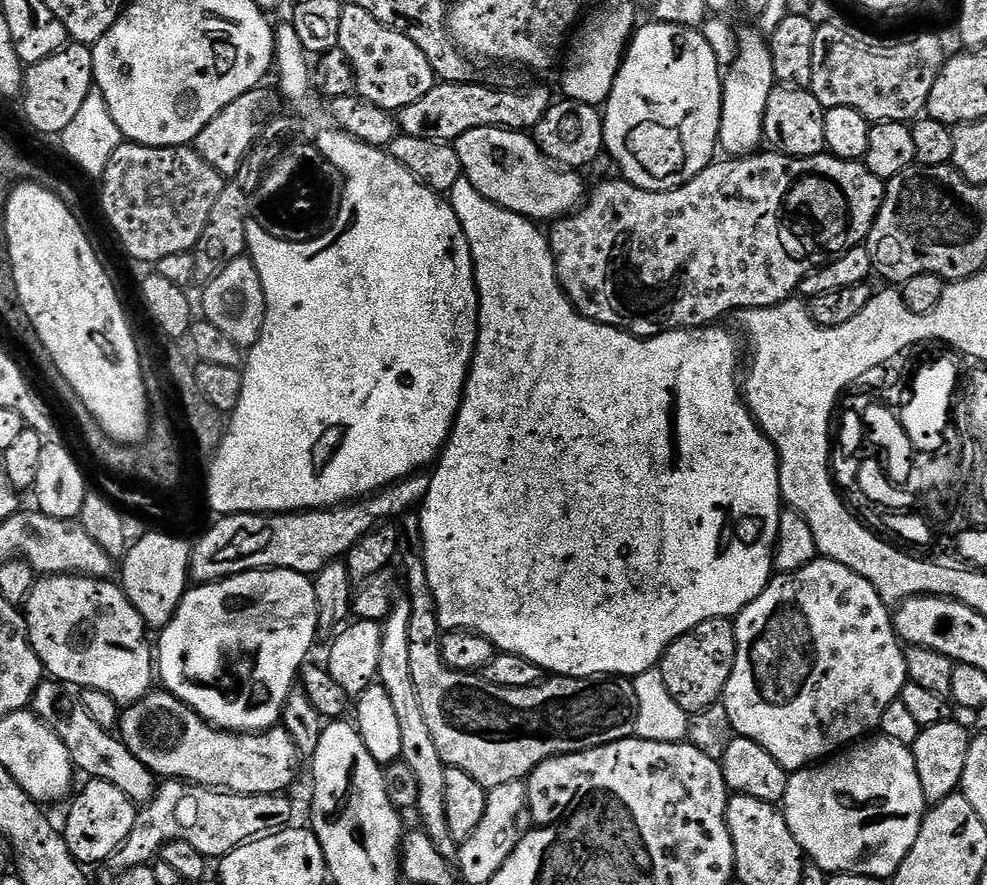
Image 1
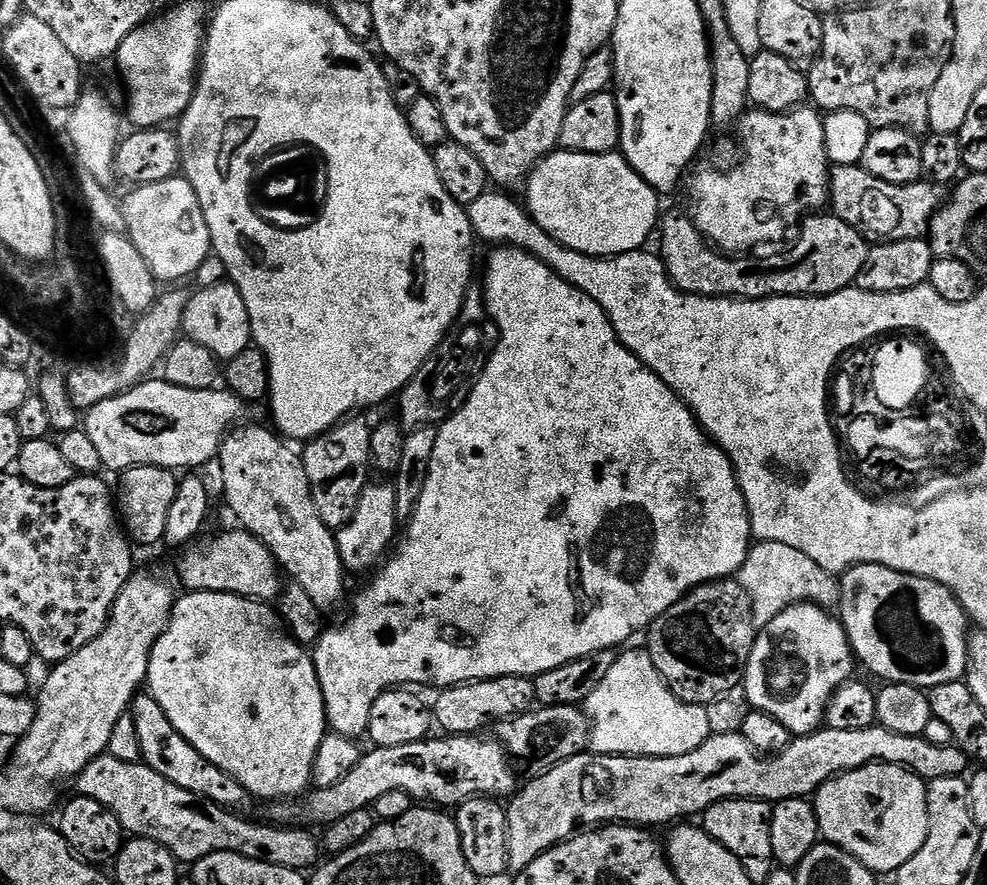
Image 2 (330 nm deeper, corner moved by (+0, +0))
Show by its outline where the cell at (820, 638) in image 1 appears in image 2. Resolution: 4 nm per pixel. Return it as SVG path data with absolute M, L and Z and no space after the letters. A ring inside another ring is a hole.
M795 604L782 610L782 614L774 618L774 622L763 625L757 631L742 687L748 695L748 703L755 711L770 714L770 718L782 722L782 726L786 726L793 737L810 736L820 731L828 715L832 697L853 679L855 672L852 671L855 668L858 668L856 654L839 619L819 604Z

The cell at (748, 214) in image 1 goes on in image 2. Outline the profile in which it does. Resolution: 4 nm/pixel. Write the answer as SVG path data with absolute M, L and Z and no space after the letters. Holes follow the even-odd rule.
M836 166L830 172L830 208L842 222L854 226L869 245L890 244L893 240L919 240L927 237L928 228L940 205L949 199L945 185L929 184L921 178L912 184L891 184L874 178L862 166Z

